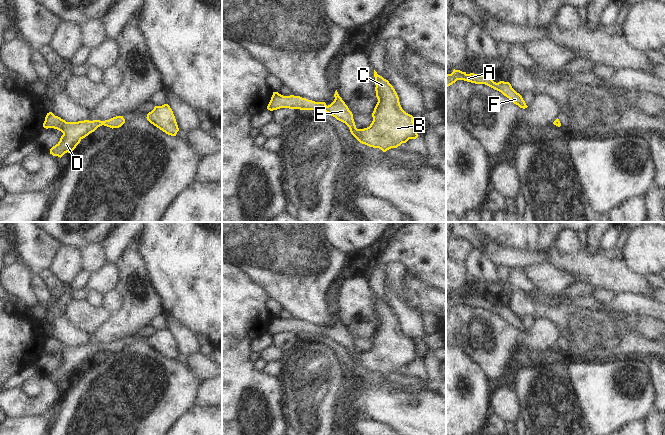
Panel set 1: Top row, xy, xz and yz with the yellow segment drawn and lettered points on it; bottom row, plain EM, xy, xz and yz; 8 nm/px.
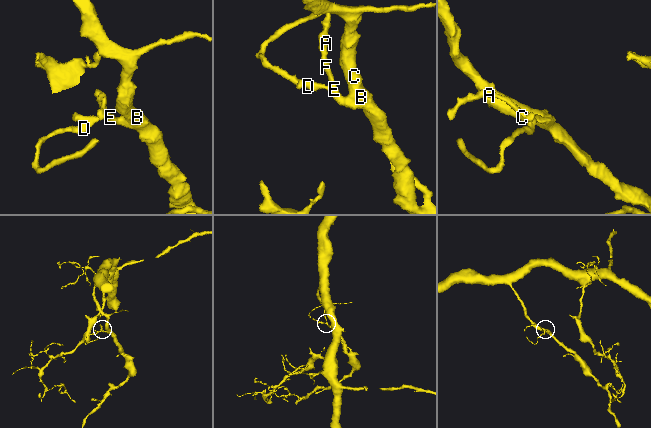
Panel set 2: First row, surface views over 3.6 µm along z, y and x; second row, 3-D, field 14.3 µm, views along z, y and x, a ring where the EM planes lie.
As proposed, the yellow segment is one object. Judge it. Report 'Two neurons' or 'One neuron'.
One neuron

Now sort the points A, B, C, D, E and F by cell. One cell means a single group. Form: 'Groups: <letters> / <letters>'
Groups: A B C D E F

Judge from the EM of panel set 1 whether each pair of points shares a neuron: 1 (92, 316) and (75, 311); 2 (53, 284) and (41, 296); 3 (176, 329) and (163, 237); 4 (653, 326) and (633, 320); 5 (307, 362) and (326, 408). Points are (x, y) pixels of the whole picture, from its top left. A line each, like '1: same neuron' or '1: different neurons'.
1: same neuron
2: different neurons
3: different neurons
4: same neuron
5: same neuron

